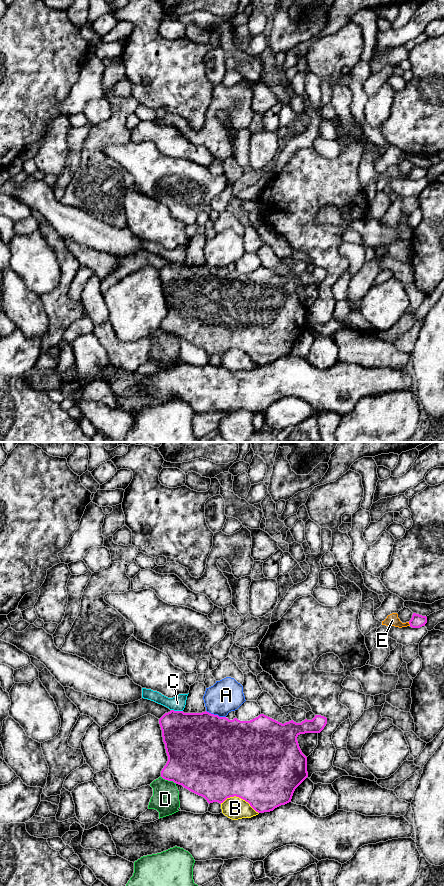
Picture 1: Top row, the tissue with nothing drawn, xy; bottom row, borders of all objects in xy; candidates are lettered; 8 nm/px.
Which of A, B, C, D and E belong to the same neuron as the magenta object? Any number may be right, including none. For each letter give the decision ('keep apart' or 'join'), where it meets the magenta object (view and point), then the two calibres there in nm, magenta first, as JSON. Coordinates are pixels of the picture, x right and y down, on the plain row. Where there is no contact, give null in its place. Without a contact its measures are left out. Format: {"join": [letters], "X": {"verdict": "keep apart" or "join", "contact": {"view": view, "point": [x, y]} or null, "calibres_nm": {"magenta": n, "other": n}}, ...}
{"join": [], "A": {"verdict": "keep apart", "contact": {"view": "xy", "point": [216, 267]}, "calibres_nm": {"magenta": 500, "other": 260}}, "B": {"verdict": "keep apart", "contact": {"view": "xy", "point": [239, 349]}, "calibres_nm": {"magenta": 500, "other": 180}}, "C": {"verdict": "keep apart", "contact": {"view": "xy", "point": [177, 263]}, "calibres_nm": {"magenta": 420, "other": 120}}, "D": {"verdict": "keep apart", "contact": {"view": "xy", "point": [169, 332]}, "calibres_nm": {"magenta": 420, "other": 220}}, "E": {"verdict": "keep apart", "contact": {"view": "xy", "point": [409, 175]}, "calibres_nm": {"magenta": 110, "other": 100}}}

